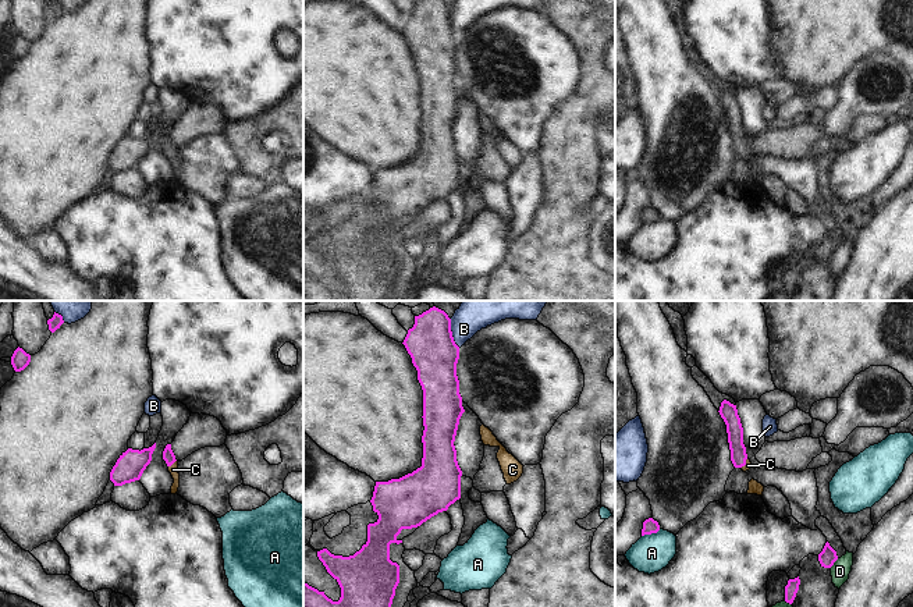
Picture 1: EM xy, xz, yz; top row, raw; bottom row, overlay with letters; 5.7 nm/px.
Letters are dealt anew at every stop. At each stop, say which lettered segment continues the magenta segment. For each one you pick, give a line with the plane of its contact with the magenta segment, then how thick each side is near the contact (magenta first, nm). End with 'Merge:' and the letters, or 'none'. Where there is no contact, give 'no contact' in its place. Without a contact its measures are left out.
C: xy | 70/60 nm
Merge: C

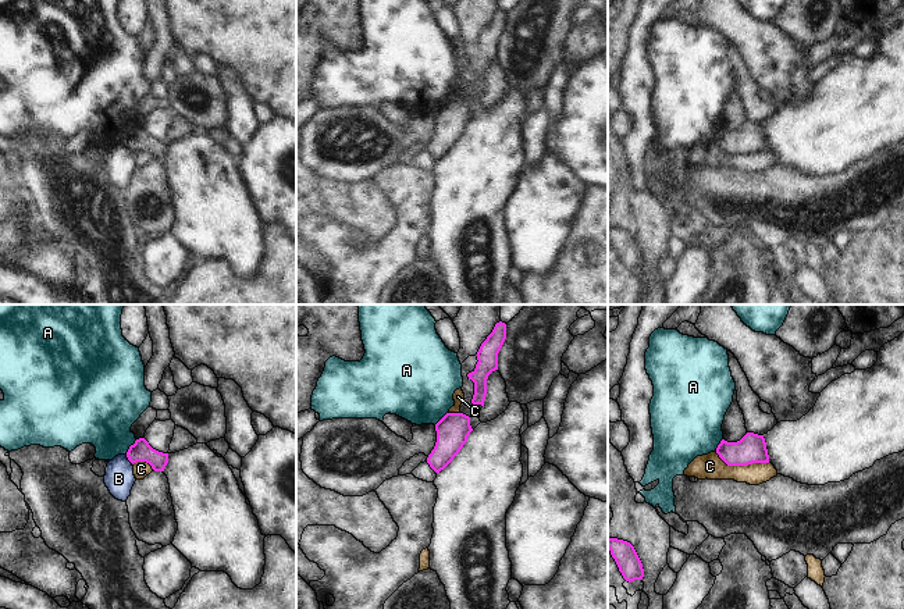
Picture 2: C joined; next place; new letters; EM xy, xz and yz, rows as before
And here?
Merge: none

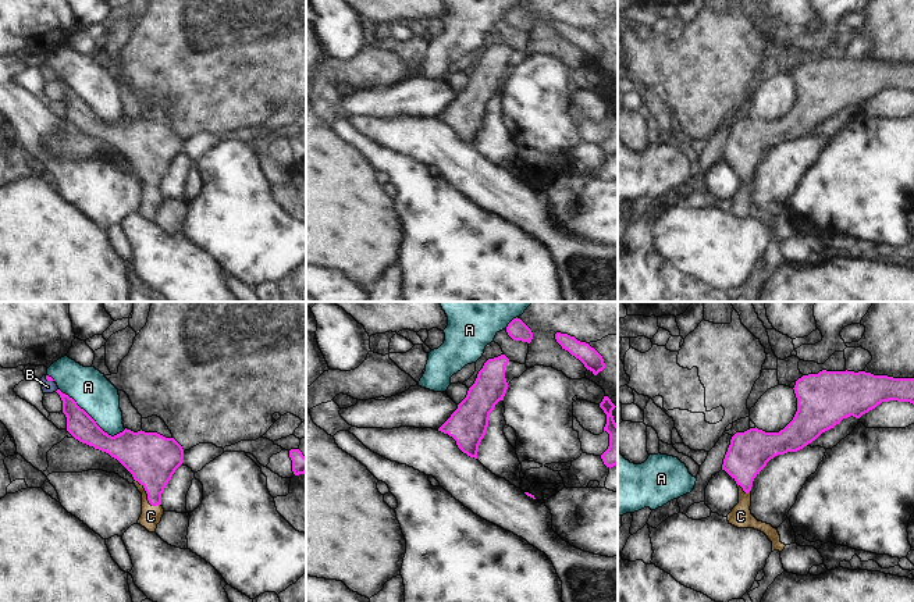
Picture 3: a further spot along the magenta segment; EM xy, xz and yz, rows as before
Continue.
B: xy | 30/80 nm
C: xy | 300/120 nm
Merge: B, C

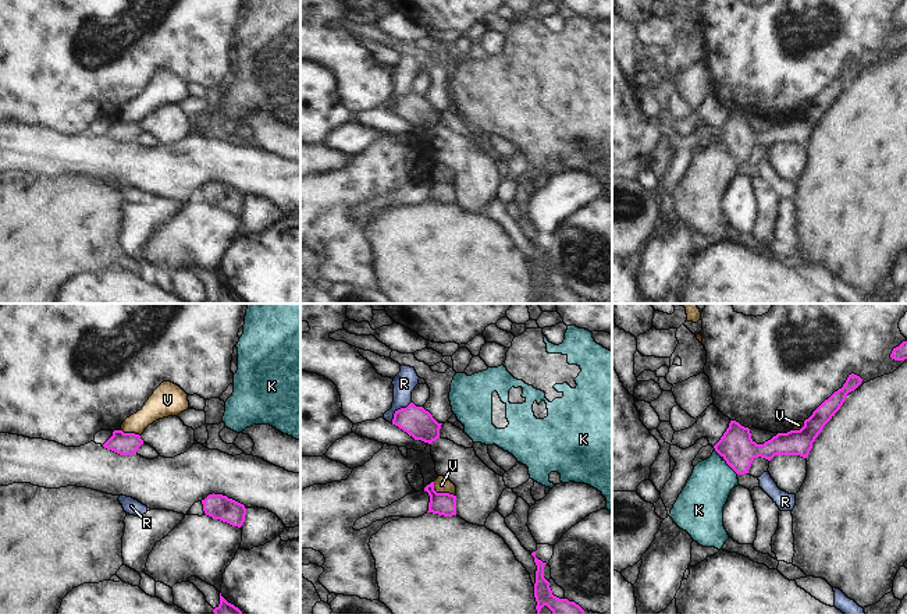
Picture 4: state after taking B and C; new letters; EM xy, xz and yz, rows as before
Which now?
Merge: none

